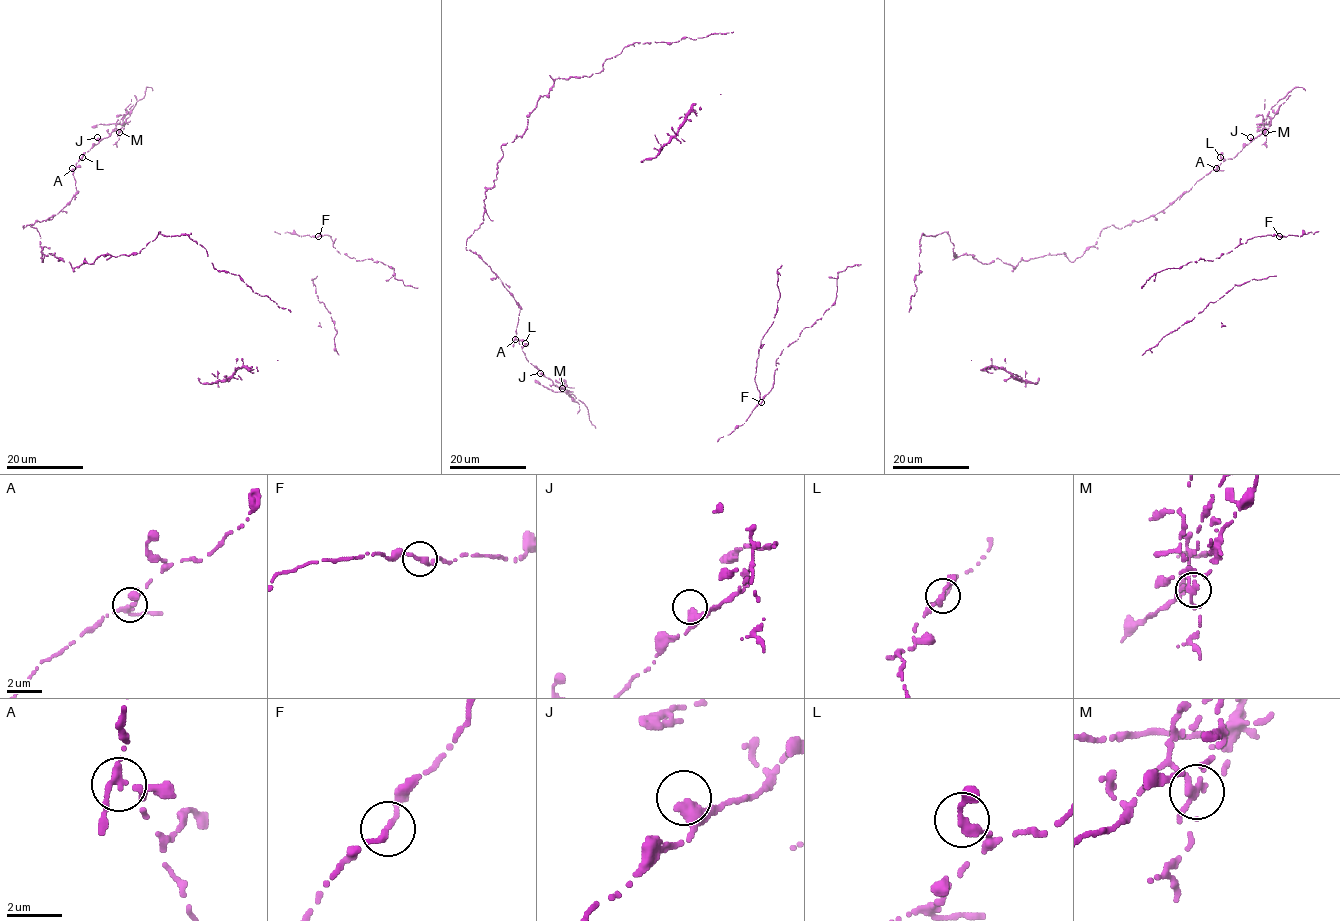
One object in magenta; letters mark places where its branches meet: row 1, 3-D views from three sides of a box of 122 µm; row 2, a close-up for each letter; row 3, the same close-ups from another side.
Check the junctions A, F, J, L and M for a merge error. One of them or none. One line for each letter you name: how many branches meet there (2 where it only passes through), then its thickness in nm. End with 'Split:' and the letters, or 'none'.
M: Branches: 3. Thickness 200 nm
Split: M

